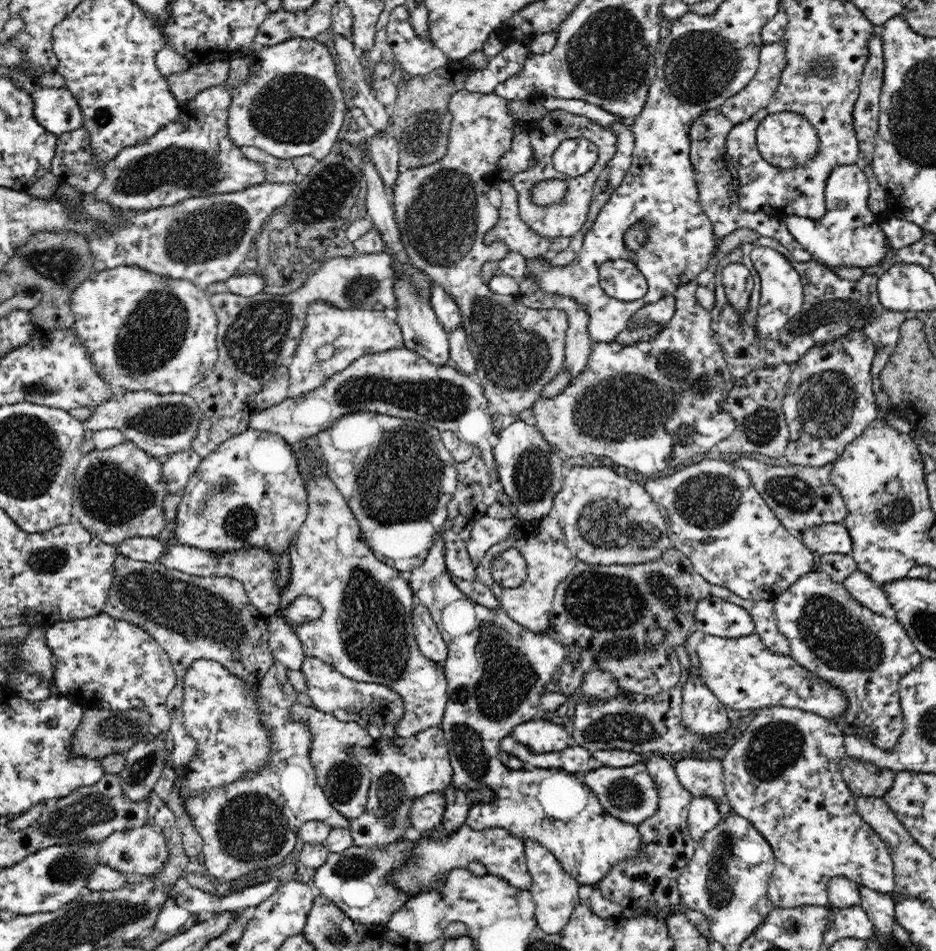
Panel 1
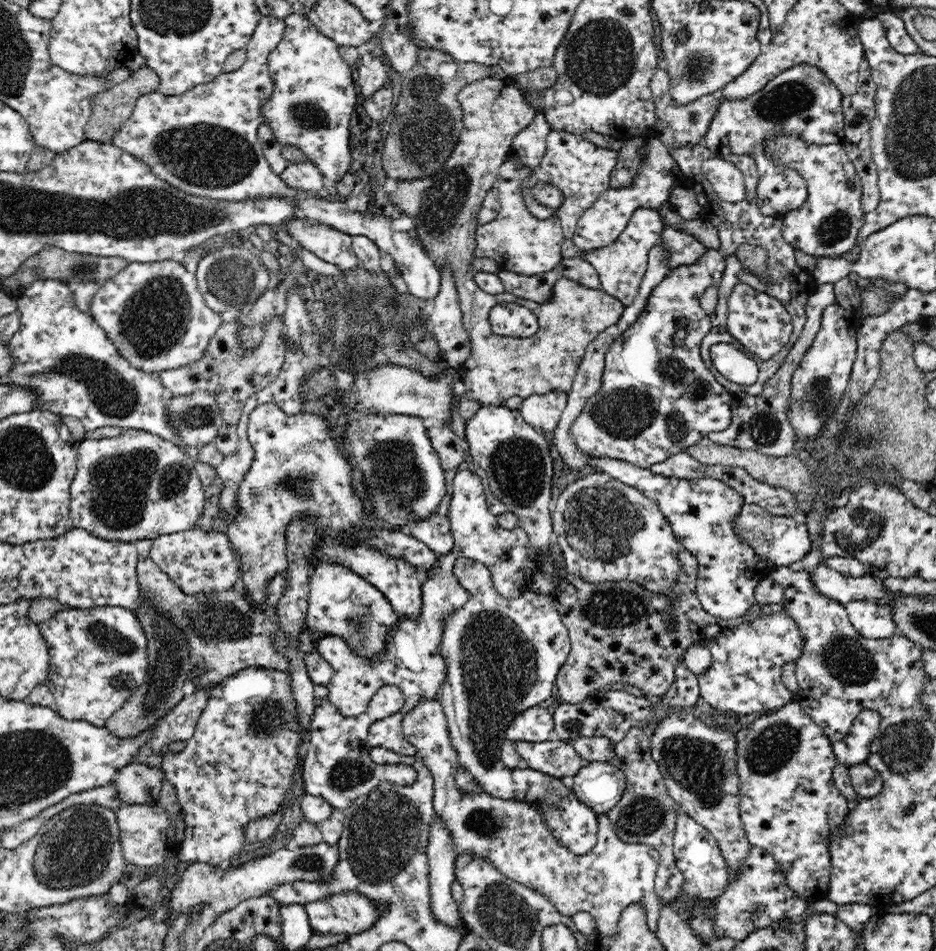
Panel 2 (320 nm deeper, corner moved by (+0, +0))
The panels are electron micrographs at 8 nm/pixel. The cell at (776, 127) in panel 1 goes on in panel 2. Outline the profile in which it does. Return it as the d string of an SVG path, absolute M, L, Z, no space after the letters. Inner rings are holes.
M777 131L764 140L764 151L776 163L796 169L806 179L805 203L781 216L784 240L810 256L837 258L850 252L864 224L865 214L860 203L862 182L842 144L807 144Z

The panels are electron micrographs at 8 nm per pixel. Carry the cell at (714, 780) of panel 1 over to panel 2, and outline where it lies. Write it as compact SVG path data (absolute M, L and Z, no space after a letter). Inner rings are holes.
M694 709L678 712L674 710L657 724L650 742L654 762L663 776L668 795L679 805L680 811L688 814L715 836L728 869L730 872L732 870L736 872L750 855L752 847L746 838L739 808L739 779L736 768L738 753L735 734L726 728L708 726L706 722L702 722L702 718L699 718Z

